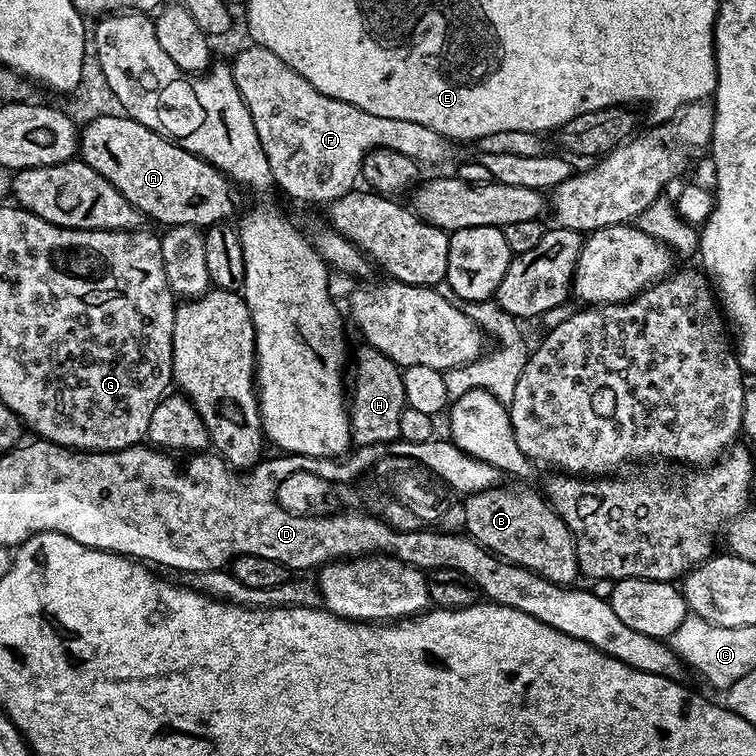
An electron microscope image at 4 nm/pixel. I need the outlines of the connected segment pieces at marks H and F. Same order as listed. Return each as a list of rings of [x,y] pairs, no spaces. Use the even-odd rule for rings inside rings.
[[[362,347],[356,356],[356,385],[350,388],[350,415],[352,438],[357,445],[391,445],[400,439],[400,423],[406,407],[402,369],[377,348]]]
[[[259,46],[251,47],[231,57],[234,86],[238,86],[238,94],[242,94],[242,102],[246,102],[250,118],[254,118],[254,130],[258,130],[258,142],[262,142],[262,150],[270,162],[275,187],[280,187],[286,195],[321,206],[342,198],[342,194],[357,187],[361,179],[362,162],[377,148],[398,150],[398,154],[406,154],[406,158],[415,160],[421,166],[440,164],[459,154],[461,145],[457,141],[447,140],[438,134],[438,130],[430,130],[430,126],[422,126],[418,122],[405,122],[402,118],[378,118],[378,114],[366,114],[366,110],[350,106],[350,102],[330,98],[310,86],[310,82],[286,66],[278,54]]]

